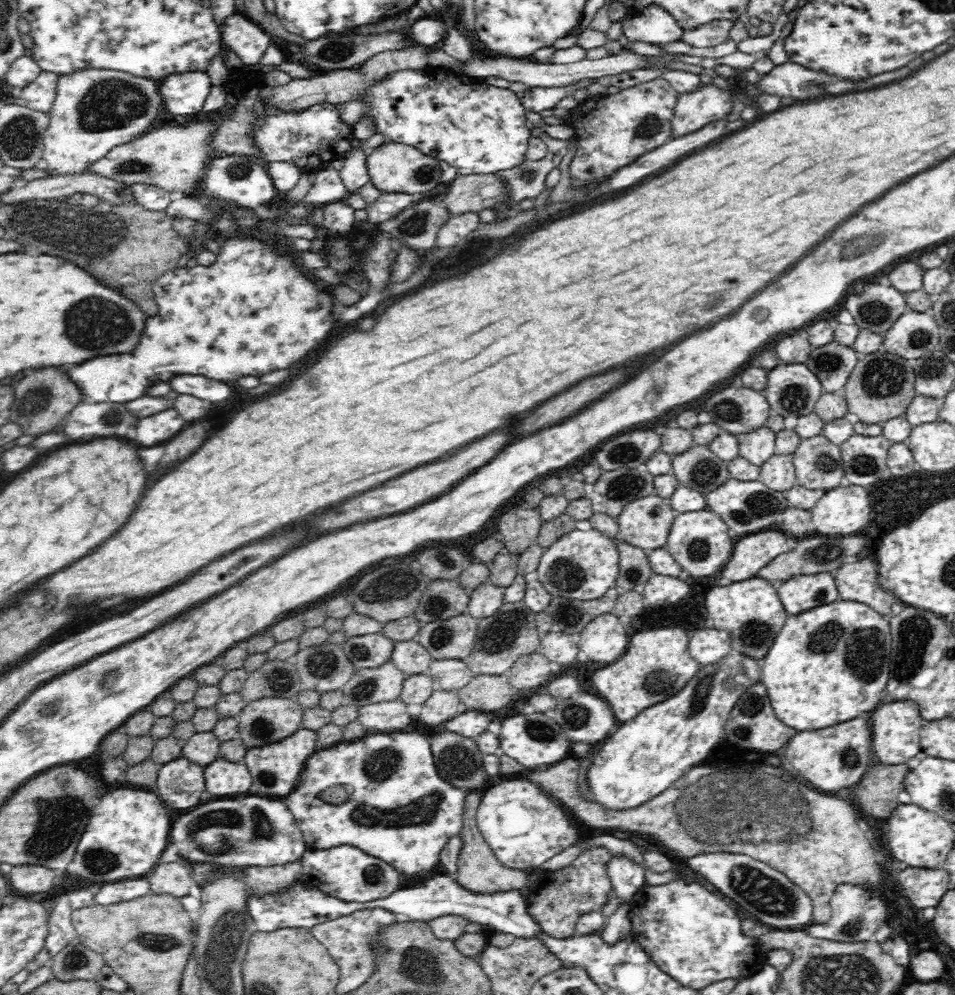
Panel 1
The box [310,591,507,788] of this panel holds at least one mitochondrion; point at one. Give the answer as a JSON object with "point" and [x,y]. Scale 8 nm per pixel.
{"point":[456,761]}

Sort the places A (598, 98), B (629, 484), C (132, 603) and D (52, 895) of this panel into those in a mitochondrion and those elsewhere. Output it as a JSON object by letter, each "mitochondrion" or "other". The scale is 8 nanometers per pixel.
{"A":"other","B":"mitochondrion","C":"other","D":"other"}

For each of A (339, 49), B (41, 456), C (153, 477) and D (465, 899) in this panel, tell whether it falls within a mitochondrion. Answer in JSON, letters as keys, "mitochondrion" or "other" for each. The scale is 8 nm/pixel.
{"A":"mitochondrion","B":"other","C":"other","D":"other"}

